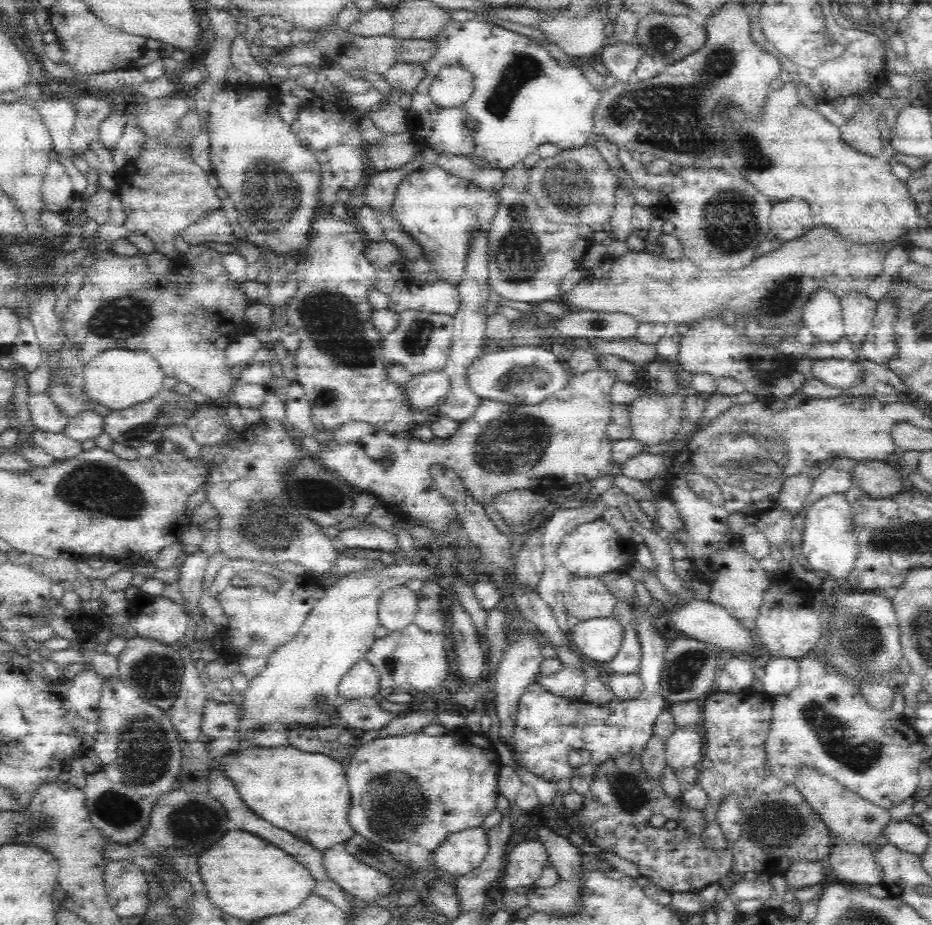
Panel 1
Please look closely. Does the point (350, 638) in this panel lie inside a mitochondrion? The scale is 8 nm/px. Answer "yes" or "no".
no

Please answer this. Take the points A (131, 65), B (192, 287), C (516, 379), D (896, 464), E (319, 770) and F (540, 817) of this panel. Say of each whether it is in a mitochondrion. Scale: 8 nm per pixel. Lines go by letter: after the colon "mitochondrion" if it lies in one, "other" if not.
A: other
B: other
C: mitochondrion
D: other
E: other
F: other

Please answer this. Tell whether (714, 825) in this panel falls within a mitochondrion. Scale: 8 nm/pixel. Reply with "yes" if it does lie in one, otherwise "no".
no

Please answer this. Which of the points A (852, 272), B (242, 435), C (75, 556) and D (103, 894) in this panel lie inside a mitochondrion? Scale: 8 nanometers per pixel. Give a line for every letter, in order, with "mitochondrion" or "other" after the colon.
A: other
B: other
C: other
D: other

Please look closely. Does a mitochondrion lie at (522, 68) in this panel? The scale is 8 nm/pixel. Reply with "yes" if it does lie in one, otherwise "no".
yes

